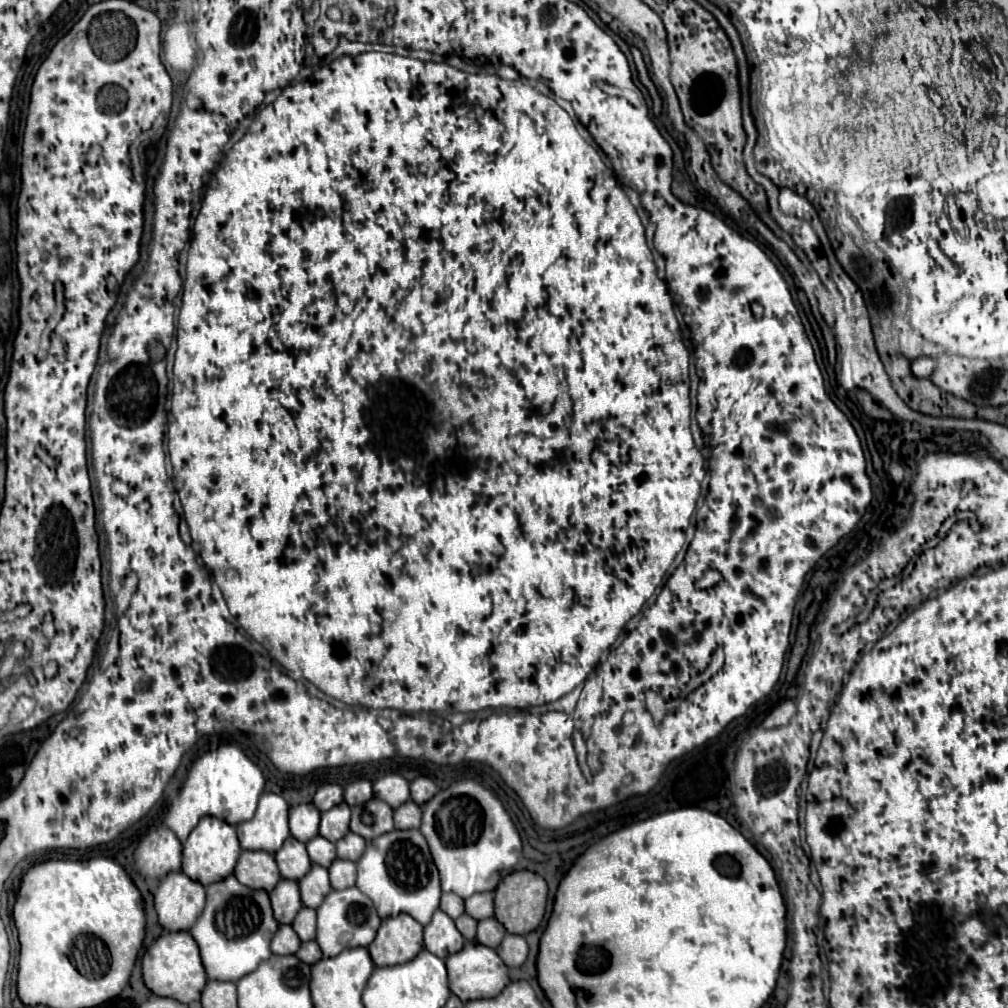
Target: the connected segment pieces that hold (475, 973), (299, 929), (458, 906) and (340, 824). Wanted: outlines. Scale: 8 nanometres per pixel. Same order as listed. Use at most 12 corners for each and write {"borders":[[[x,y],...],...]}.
{"borders":[[[466,942],[446,958],[462,1002],[494,998],[510,982],[496,950]],[[304,906],[292,928],[300,940],[316,938],[316,910]],[[444,892],[440,908],[458,918],[464,914],[464,900],[458,894]],[[346,802],[322,812],[320,836],[330,842],[350,828]]]}

